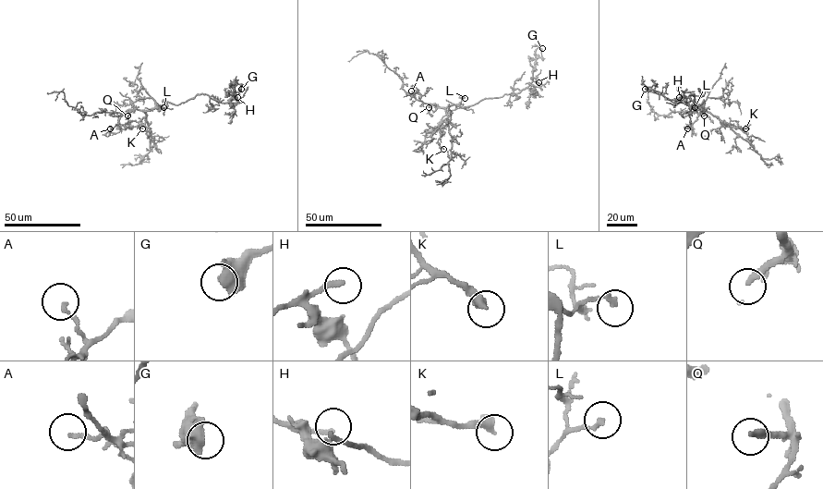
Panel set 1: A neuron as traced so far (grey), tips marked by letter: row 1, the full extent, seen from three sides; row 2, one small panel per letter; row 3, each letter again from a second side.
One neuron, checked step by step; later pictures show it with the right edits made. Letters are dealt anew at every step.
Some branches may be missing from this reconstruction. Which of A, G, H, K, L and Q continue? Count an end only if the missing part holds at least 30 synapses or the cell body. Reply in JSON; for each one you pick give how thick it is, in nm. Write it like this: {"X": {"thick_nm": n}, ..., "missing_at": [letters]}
{"Q": {"thick_nm": 240}, "missing_at": ["Q"]}

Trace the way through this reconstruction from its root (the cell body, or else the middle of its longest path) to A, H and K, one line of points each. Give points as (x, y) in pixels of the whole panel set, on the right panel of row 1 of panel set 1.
A: (702, 108), (704, 110), (700, 110), (697, 118), (687, 128)
H: (702, 108), (704, 101), (698, 104), (693, 93), (686, 103), (680, 102), (679, 97)
K: (702, 108), (715, 116), (722, 125), (732, 124), (745, 128)

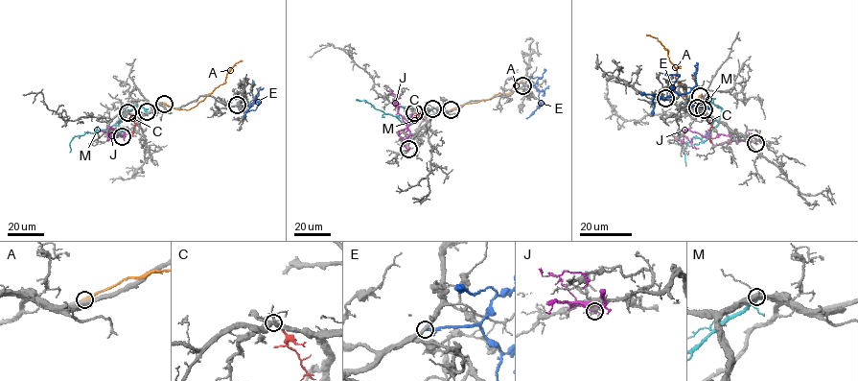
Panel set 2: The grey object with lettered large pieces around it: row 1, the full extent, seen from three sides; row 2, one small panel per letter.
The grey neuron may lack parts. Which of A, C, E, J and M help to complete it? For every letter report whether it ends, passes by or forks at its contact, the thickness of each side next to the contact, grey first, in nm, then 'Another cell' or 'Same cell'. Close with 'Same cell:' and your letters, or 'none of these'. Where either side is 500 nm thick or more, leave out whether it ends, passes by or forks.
A: It ends there. Thickness 400 nm (grey) against 440 nm. Another cell
C: It ends there. Thickness 240 nm (grey) against 170 nm. Another cell
E: It ends there. Thickness 360 nm (grey) against 280 nm. Another cell
J: It ends there. Thickness 240 nm (grey) against 360 nm. Another cell
M: Thickness 600 nm (grey) against 440 nm. Another cell
Same cell: none of these

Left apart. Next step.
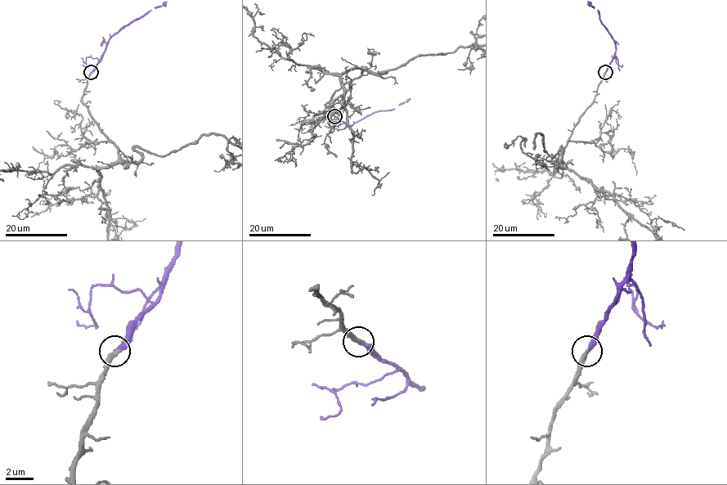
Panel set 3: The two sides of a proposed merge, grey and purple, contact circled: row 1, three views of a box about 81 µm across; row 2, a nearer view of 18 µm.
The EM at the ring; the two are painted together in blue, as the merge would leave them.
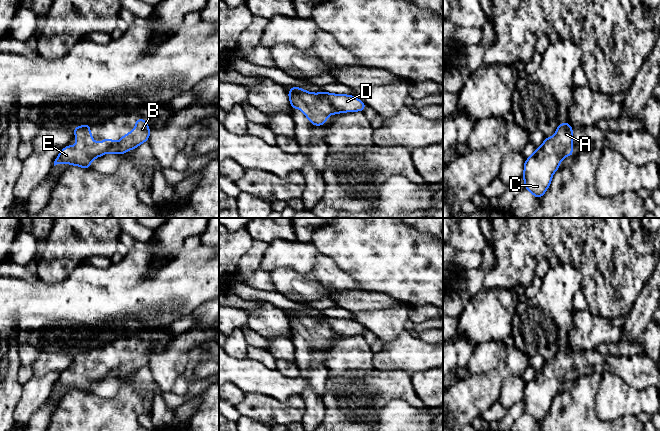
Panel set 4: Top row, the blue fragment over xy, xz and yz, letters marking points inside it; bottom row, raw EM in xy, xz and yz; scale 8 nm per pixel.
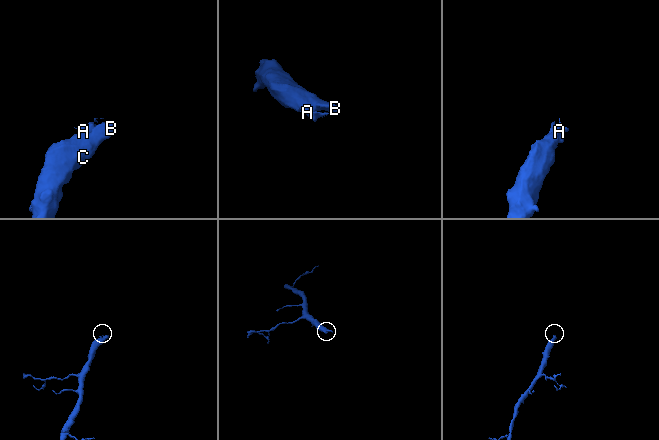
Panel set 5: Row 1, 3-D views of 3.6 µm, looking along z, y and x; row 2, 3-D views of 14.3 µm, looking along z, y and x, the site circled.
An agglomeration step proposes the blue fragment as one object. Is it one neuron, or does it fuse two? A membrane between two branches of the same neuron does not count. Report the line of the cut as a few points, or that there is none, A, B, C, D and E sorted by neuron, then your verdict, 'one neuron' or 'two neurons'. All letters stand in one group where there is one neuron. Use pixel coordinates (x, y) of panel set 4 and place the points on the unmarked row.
cut none; groups A B C D E; one neuron

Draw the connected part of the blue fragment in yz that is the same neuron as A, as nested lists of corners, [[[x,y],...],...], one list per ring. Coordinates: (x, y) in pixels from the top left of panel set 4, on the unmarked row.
[[[569,346],[558,348],[554,360],[545,362],[542,369],[525,384],[523,397],[525,413],[536,423],[544,419],[564,381],[574,380],[573,355]]]

